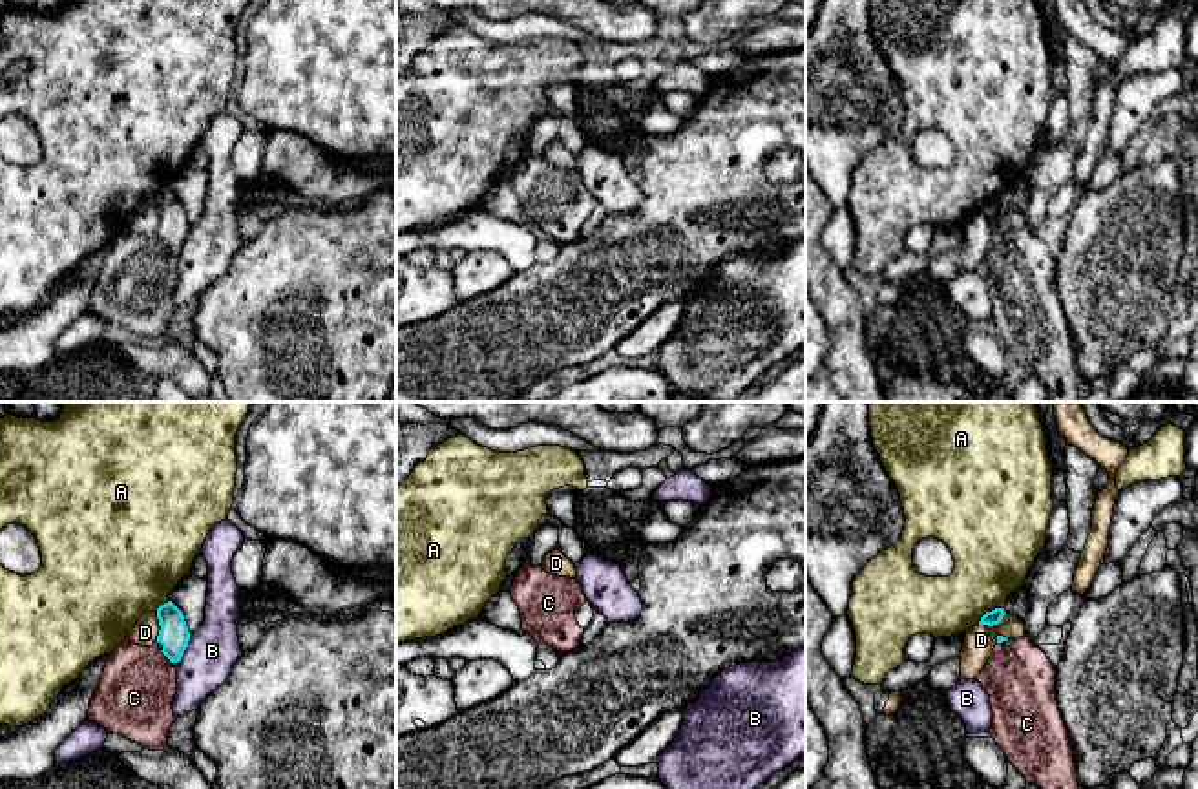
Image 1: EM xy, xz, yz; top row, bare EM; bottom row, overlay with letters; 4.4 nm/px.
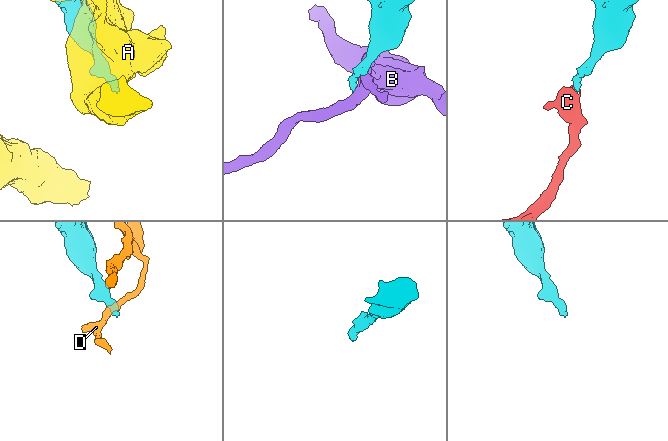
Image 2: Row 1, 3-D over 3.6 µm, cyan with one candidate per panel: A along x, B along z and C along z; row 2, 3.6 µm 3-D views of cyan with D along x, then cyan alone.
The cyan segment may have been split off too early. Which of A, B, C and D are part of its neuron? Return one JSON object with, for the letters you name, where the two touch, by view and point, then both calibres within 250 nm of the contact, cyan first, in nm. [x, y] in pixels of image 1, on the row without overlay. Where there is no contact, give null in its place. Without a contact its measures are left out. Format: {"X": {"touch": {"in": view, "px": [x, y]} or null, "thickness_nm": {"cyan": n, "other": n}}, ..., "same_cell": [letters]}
{"C": {"touch": {"in": "xy", "px": [167, 247]}, "thickness_nm": {"cyan": 140, "other": 340}}, "same_cell": ["C"]}

